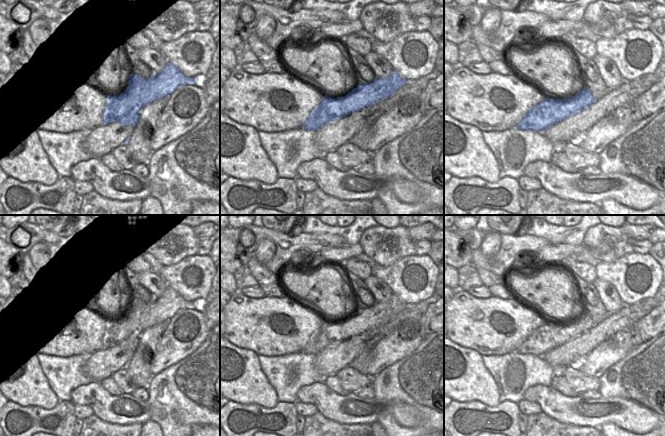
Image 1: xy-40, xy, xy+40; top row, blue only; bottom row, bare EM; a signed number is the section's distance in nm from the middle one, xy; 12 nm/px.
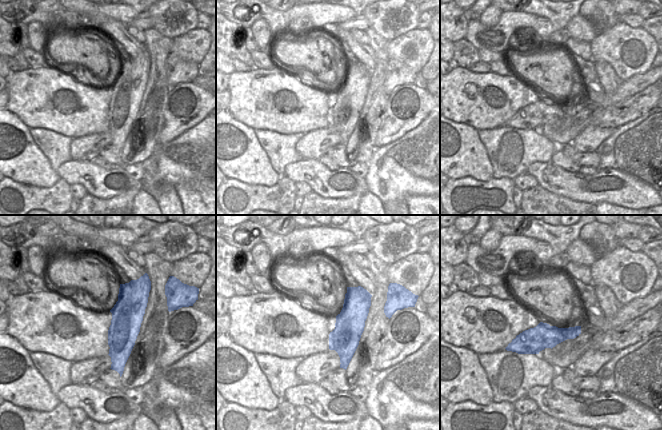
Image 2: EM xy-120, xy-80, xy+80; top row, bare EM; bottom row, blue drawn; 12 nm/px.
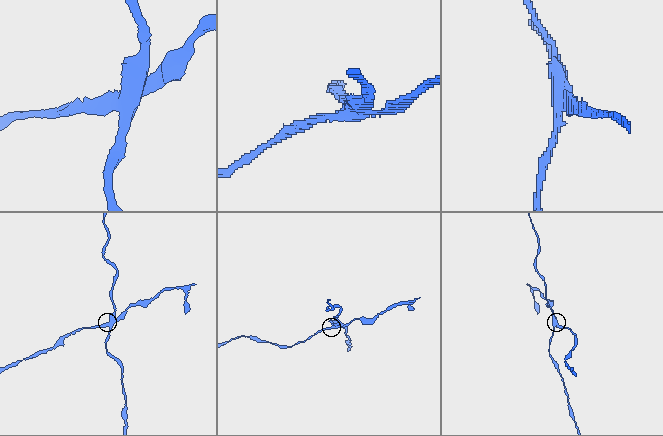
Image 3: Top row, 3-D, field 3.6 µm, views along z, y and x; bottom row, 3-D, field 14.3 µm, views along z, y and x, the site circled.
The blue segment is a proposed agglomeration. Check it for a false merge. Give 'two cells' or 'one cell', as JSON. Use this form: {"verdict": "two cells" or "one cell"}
{"verdict": "two cells"}

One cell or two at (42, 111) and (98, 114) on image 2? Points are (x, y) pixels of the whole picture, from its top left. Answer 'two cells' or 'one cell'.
one cell

